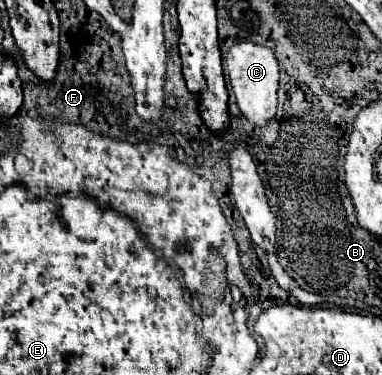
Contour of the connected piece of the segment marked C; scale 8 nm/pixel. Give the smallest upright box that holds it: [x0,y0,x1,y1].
[226,42,278,128]

